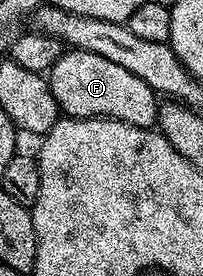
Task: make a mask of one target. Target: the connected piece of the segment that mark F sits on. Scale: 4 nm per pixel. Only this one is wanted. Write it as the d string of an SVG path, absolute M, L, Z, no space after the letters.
M69 48L58 59L58 63L54 63L54 67L48 70L46 80L50 91L54 95L56 104L59 105L61 114L66 117L111 117L113 121L125 121L134 127L142 127L143 129L152 129L156 121L156 101L157 94L153 93L152 88L142 79L138 79L138 75L130 75L130 71L126 71L126 67L118 67L118 63L110 63L110 59L102 59L102 55L94 55L85 49Z

